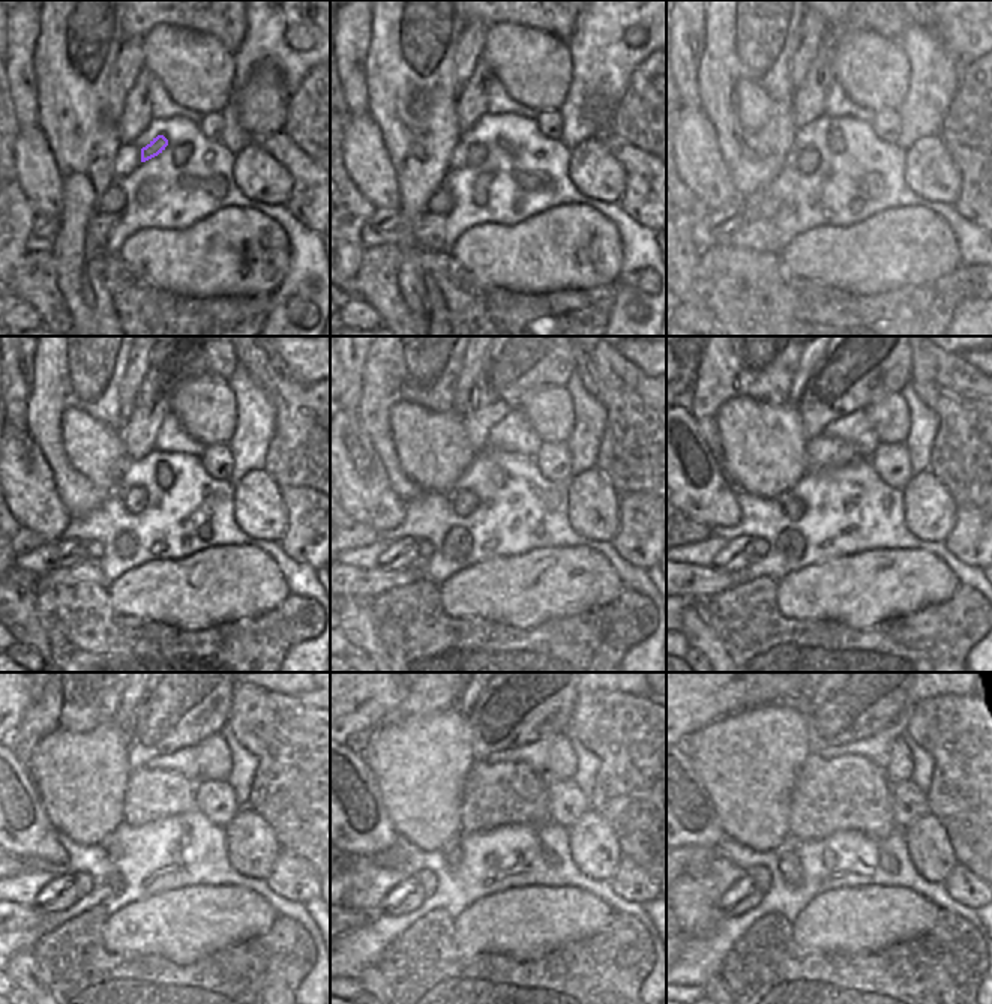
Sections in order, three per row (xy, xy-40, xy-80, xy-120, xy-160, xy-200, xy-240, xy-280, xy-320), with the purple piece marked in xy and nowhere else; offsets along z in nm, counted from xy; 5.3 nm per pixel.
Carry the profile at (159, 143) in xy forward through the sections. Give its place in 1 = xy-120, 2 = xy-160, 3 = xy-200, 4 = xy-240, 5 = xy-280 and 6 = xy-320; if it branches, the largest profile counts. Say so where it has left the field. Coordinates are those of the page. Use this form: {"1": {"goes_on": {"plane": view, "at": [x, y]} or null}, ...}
{"1": {"goes_on": {"plane": "xy-120", "at": [135, 498]}}, "2": {"goes_on": {"plane": "xy-160", "at": [464, 502]}}, "3": {"goes_on": {"plane": "xy-200", "at": [794, 508]}}, "4": {"goes_on": {"plane": "xy-240", "at": [114, 850]}}, "5": {"goes_on": {"plane": "xy-280", "at": [450, 853]}}, "6": {"goes_on": {"plane": "xy-320", "at": [790, 865]}}}

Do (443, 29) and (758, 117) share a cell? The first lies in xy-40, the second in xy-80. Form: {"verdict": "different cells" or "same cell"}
{"verdict": "different cells"}

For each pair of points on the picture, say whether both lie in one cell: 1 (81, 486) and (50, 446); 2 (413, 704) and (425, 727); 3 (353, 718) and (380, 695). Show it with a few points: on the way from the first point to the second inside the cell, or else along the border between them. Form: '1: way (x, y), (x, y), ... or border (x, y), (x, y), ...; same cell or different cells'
1: way (71, 476), (57, 462), (56, 456); same cell
2: border (453, 707), (444, 712), (387, 716); different cells
3: way (359, 712), (374, 698); same cell

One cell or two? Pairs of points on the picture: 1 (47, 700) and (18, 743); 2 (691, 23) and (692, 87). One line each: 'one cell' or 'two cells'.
1: one cell
2: one cell

